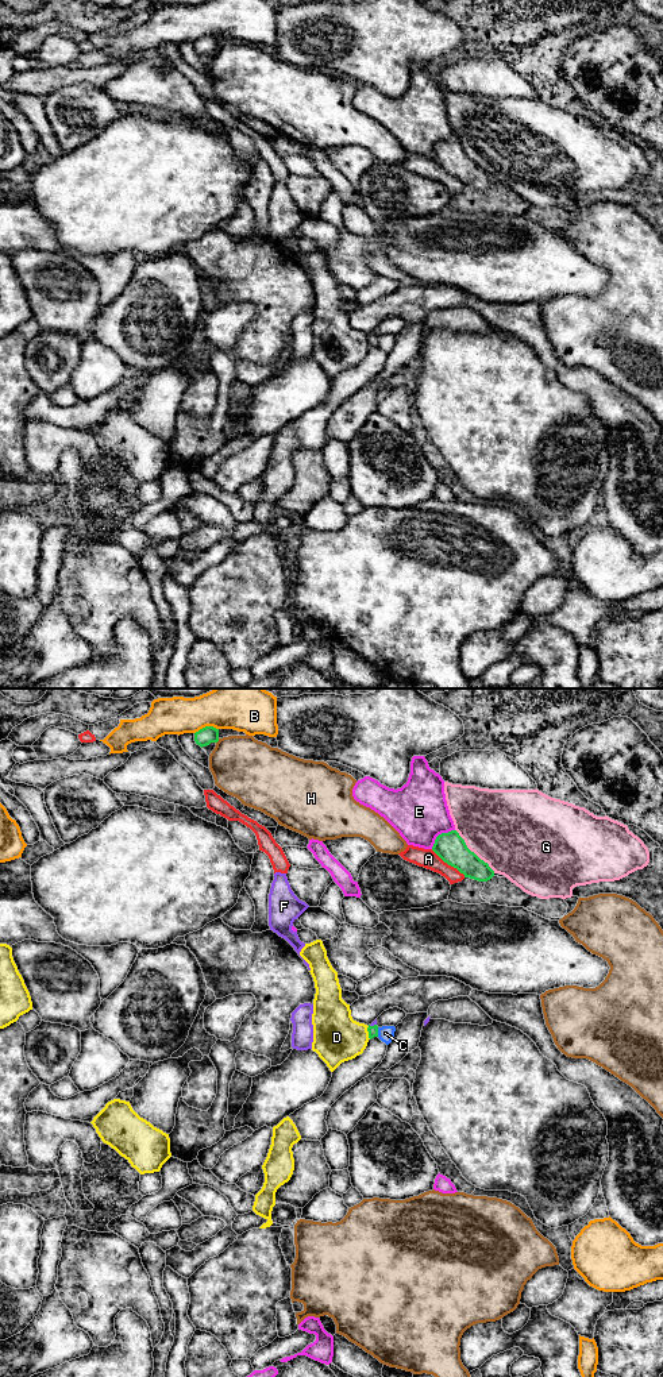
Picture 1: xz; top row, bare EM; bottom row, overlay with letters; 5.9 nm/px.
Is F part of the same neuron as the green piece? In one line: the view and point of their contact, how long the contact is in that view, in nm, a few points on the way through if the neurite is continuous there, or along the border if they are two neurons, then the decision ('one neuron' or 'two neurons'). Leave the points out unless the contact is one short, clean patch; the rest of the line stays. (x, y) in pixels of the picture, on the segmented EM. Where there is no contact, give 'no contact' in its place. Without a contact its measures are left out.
xz (372, 1026) | 50 nm | along xz (376, 1023), (369, 1025) | two neurons

